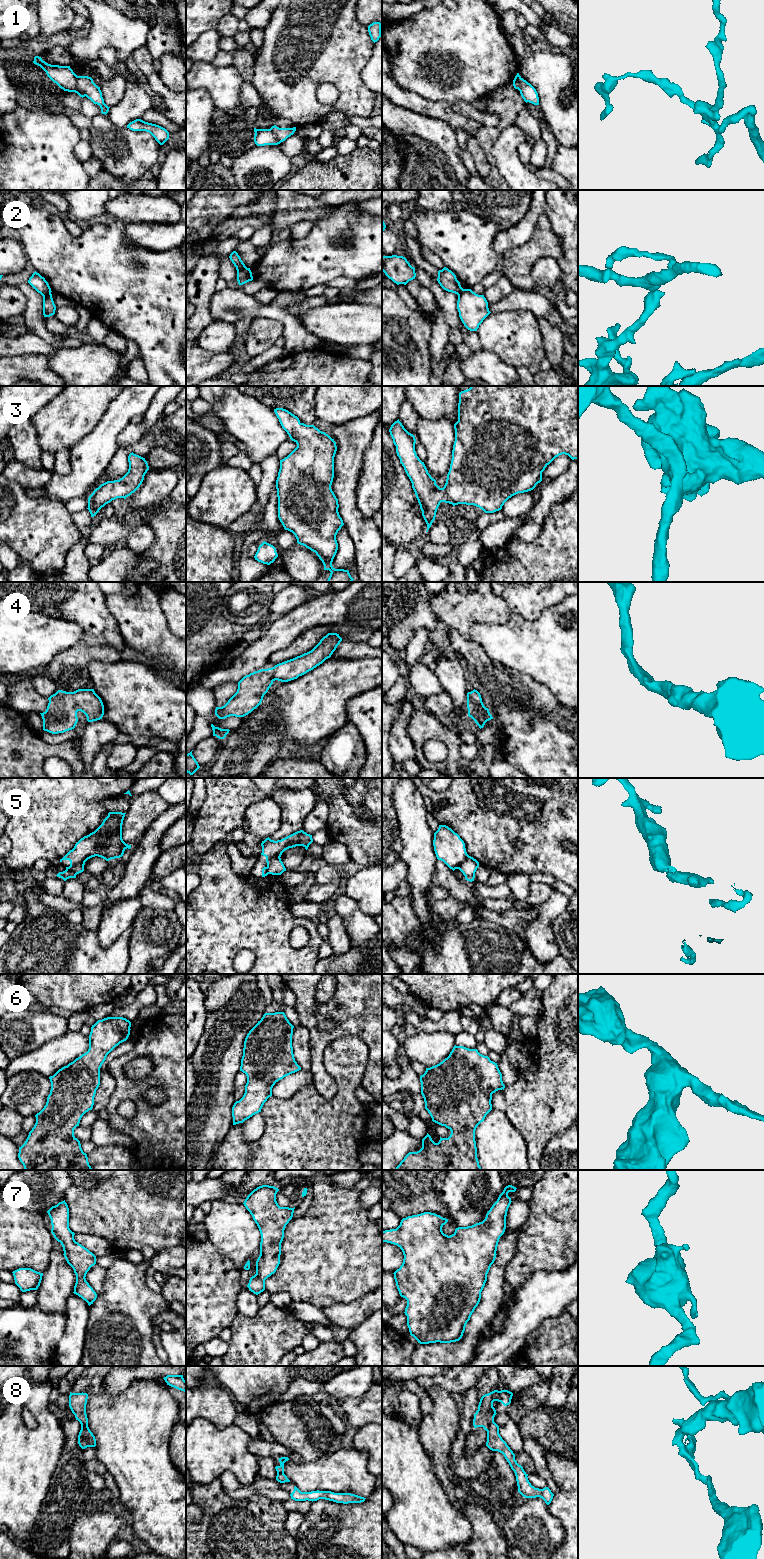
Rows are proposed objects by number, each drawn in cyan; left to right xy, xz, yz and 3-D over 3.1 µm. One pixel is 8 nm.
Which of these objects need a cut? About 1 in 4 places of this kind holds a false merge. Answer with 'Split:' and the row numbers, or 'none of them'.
Split: 1, 2, 5, 8

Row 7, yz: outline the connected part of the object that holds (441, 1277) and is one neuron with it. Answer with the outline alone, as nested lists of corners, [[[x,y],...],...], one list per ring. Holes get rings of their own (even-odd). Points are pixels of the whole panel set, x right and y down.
[[[512,1185],[506,1186],[482,1222],[458,1227],[450,1236],[442,1231],[448,1219],[431,1212],[408,1216],[401,1220],[396,1229],[382,1231],[382,1242],[397,1245],[404,1255],[402,1265],[393,1274],[400,1296],[407,1300],[404,1313],[407,1316],[410,1335],[418,1343],[451,1343],[462,1338],[466,1324],[480,1302],[487,1274],[497,1255],[499,1239],[506,1229],[507,1211],[512,1202],[508,1193],[515,1192],[516,1189]]]

